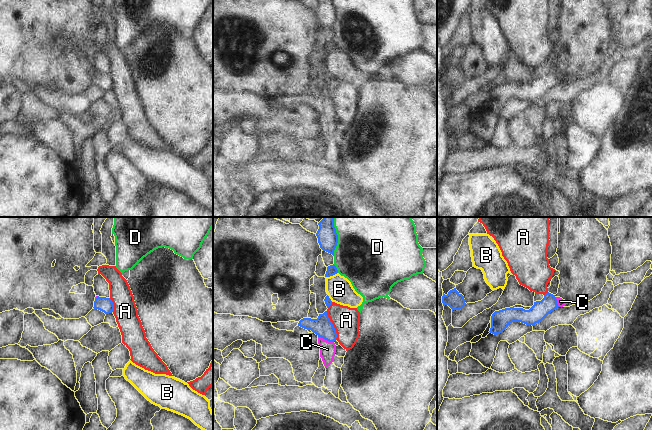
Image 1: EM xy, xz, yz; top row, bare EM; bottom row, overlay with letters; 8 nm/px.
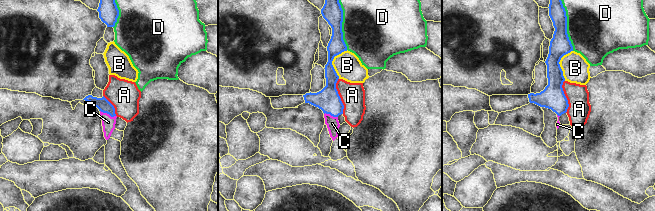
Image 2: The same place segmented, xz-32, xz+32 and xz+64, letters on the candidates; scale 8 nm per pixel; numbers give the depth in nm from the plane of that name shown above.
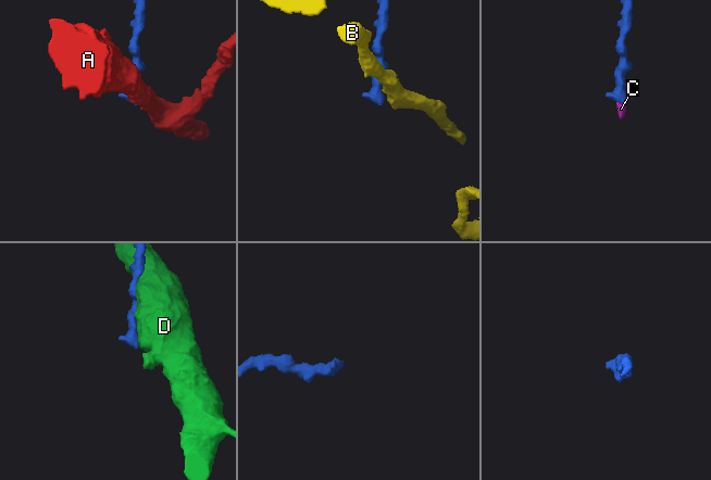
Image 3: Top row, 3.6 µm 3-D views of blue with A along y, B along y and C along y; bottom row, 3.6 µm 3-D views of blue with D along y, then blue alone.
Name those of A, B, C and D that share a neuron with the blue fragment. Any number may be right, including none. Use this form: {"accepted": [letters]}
{"accepted": ["C"]}

